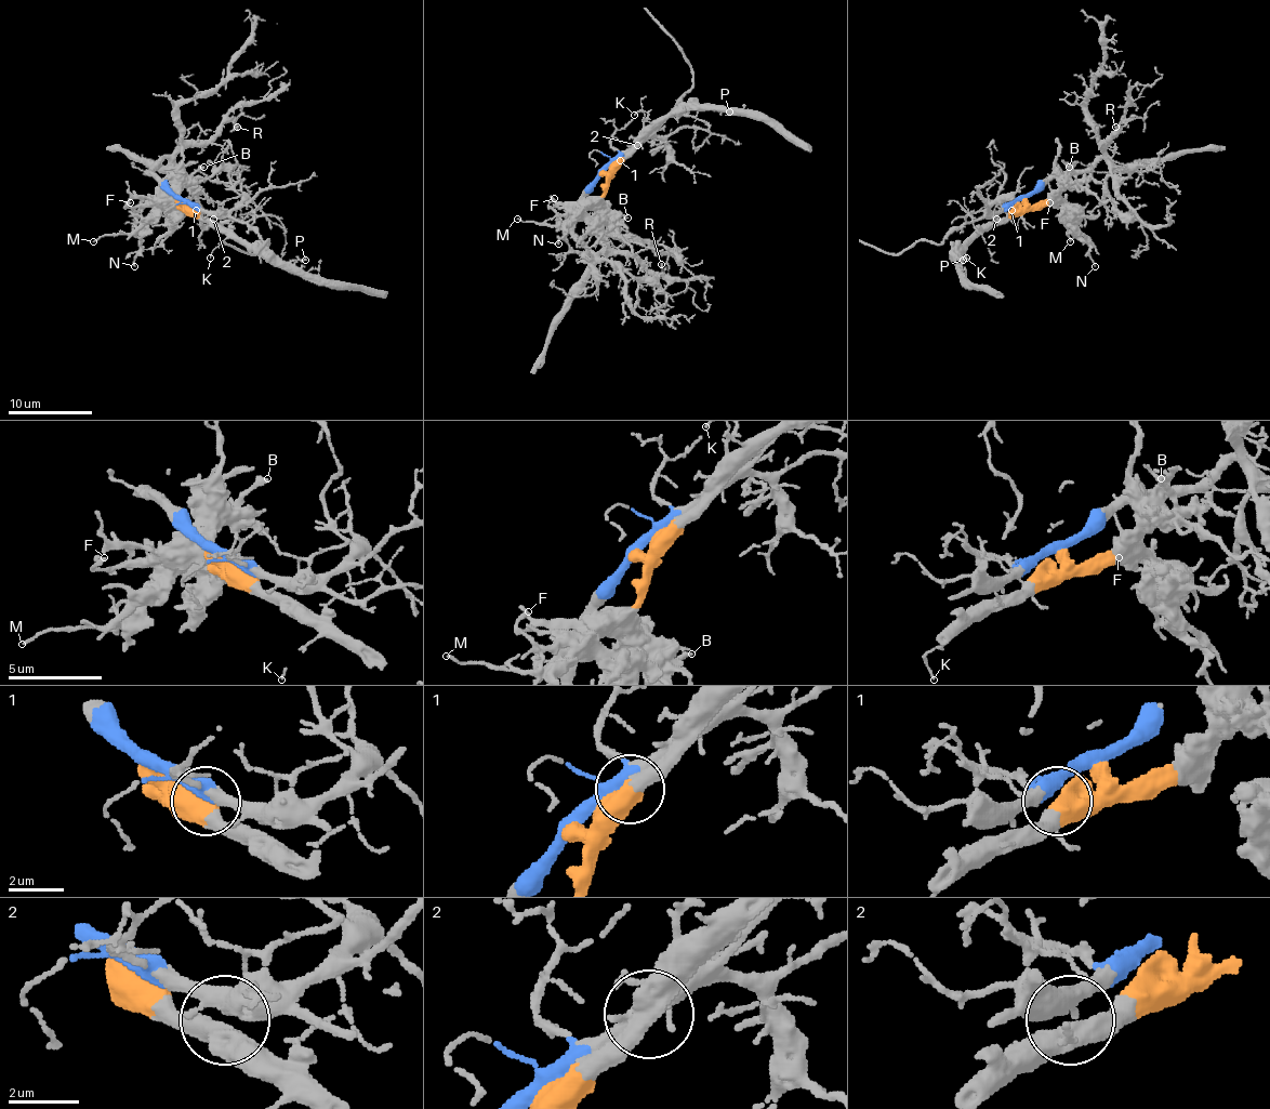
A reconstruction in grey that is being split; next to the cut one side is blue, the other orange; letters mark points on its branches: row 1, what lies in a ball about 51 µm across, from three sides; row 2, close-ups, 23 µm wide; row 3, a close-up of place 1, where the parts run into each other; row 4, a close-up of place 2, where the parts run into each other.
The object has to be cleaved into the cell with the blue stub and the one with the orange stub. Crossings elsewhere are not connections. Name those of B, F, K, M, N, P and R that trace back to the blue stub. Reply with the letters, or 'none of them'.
R

